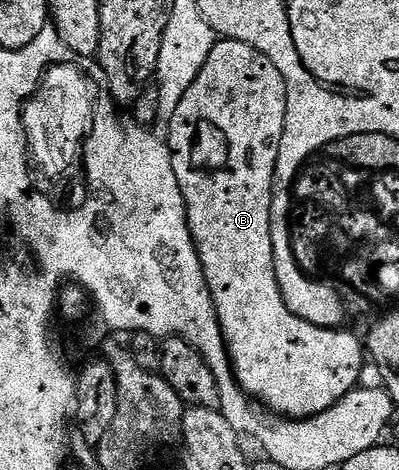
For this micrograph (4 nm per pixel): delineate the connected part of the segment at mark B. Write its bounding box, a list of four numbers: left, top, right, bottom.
[166,39,366,420]

